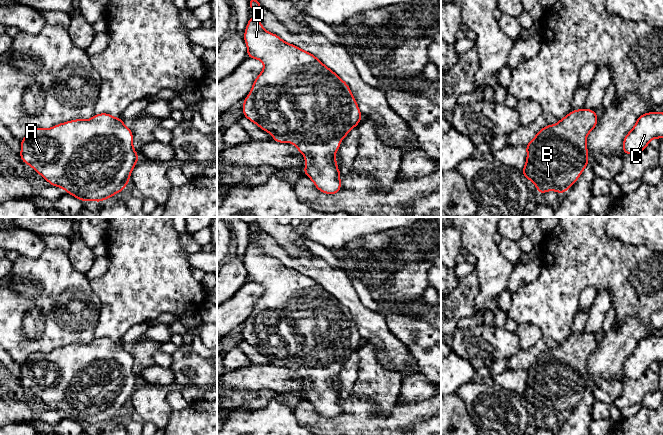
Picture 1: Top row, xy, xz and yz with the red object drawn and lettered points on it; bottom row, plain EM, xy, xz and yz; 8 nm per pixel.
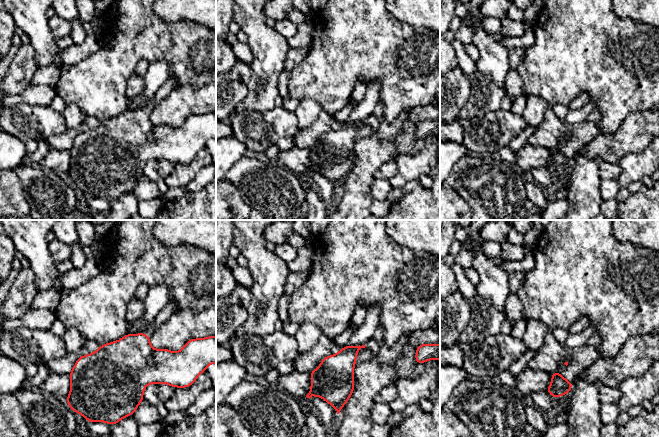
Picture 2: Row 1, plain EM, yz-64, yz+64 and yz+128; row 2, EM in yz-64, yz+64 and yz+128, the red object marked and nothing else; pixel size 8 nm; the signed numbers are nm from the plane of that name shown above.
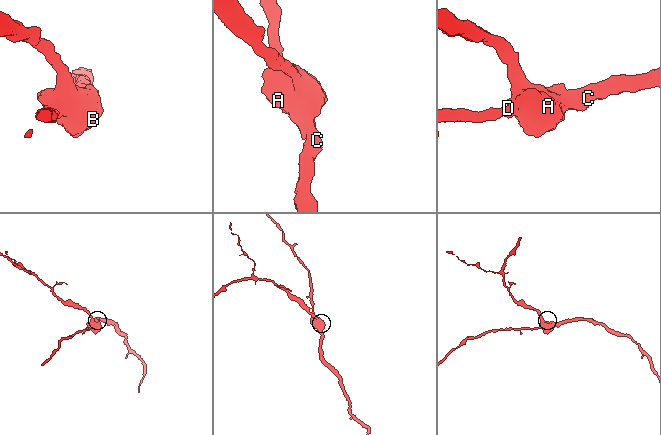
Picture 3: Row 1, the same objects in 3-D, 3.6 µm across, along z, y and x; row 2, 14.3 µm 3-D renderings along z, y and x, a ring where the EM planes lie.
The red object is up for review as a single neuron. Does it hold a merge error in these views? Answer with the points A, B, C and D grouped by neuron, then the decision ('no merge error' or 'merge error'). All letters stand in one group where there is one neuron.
A B C D; no merge error

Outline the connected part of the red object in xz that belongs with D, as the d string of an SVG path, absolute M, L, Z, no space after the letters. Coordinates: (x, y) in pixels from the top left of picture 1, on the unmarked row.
M256 240L248 244L243 262L248 272L247 282L258 283L264 287L264 293L255 303L251 316L243 323L243 340L270 357L274 365L293 366L306 384L303 397L314 406L319 415L329 419L336 418L342 410L341 396L337 393L338 386L334 377L339 374L340 365L352 352L357 351L363 342L348 308L313 278L283 265L276 258L267 256Z

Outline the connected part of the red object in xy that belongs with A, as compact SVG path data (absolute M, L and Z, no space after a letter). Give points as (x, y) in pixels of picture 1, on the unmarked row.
M108 337L95 338L90 344L76 343L55 349L49 353L32 353L21 364L21 384L31 390L52 410L63 412L82 426L102 426L121 416L127 410L130 398L138 386L138 377L133 373L133 357L123 347Z

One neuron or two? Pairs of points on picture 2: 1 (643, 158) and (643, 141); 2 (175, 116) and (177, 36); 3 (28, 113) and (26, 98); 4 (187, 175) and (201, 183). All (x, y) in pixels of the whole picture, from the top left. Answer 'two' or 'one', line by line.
1: two
2: two
3: two
4: two

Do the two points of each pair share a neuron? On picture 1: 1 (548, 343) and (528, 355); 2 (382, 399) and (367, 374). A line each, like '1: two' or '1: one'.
1: one
2: one

